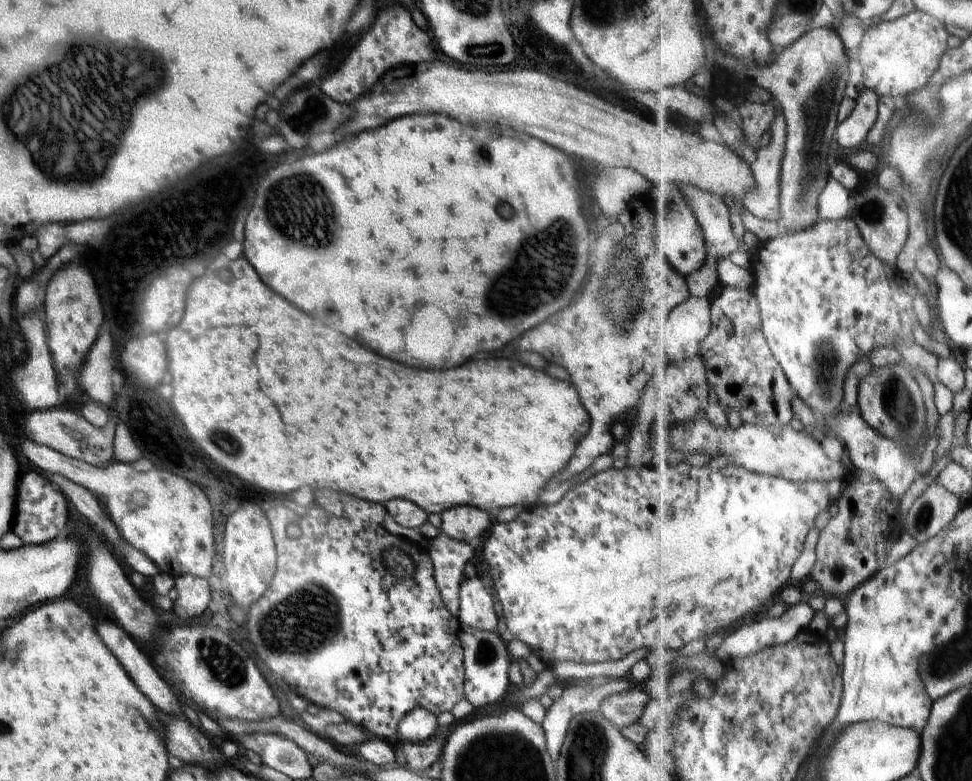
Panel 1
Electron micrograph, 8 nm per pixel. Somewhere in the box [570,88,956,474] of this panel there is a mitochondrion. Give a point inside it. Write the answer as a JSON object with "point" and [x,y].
{"point":[616,300]}

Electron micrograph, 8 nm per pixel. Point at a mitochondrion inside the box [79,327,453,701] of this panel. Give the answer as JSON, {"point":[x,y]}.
{"point":[314,611]}

